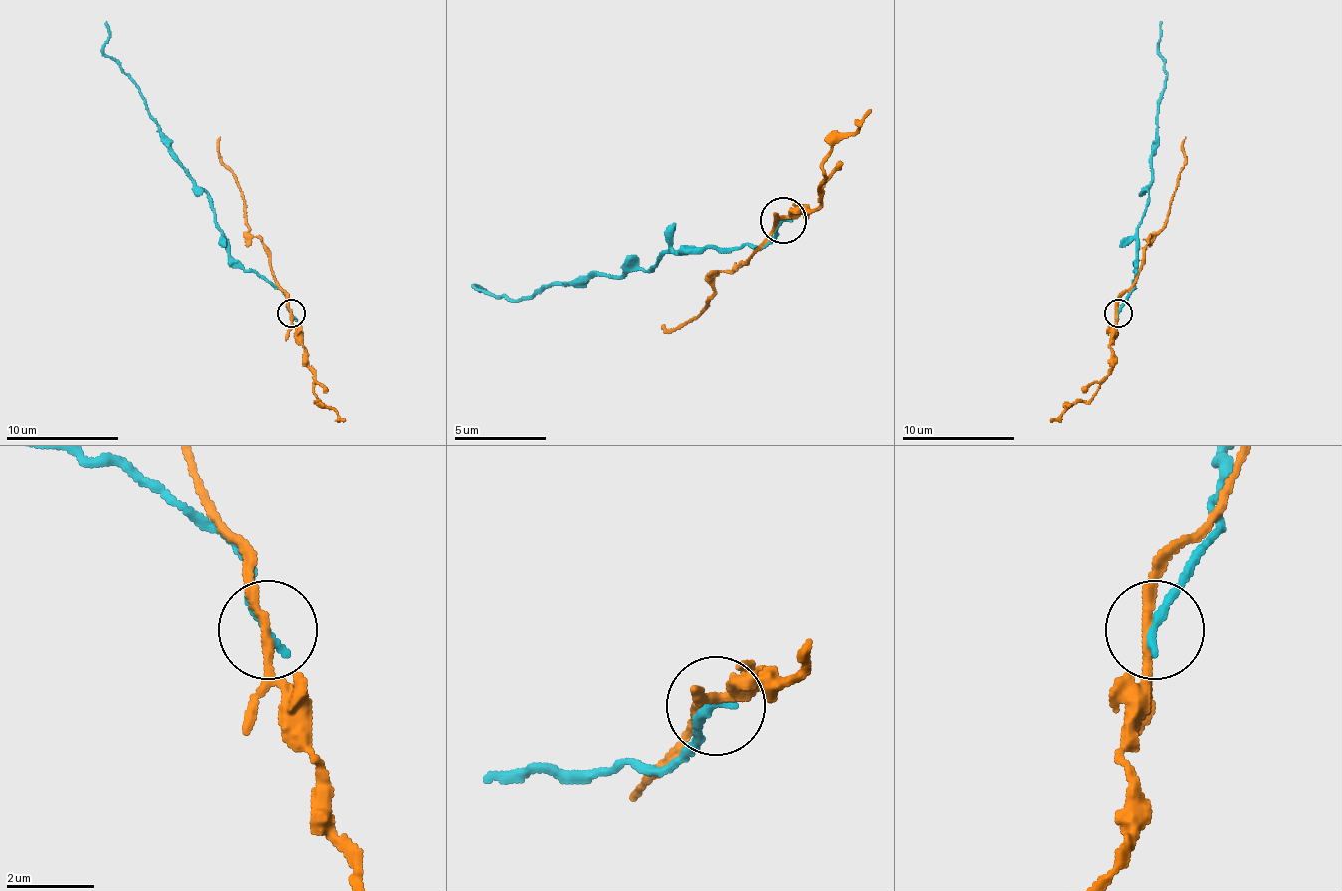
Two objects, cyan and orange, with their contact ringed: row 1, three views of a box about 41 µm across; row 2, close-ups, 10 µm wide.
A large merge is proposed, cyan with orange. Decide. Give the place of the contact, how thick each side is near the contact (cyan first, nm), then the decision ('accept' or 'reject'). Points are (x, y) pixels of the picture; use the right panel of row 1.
place (1118, 313); calibres 220 and 190 nm; reject

